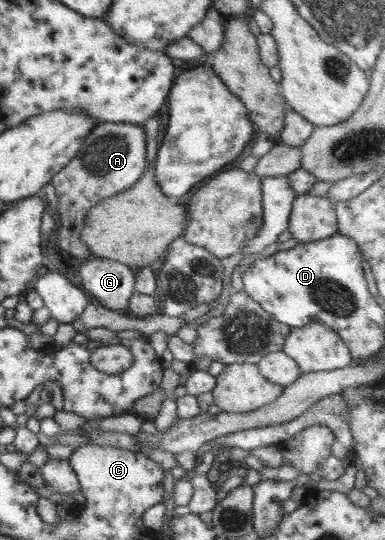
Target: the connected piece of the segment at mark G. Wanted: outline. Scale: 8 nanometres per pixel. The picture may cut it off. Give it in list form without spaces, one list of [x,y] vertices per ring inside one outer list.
[[[96,257],[78,267],[82,287],[104,308],[127,313],[135,290],[135,273],[130,265]]]

